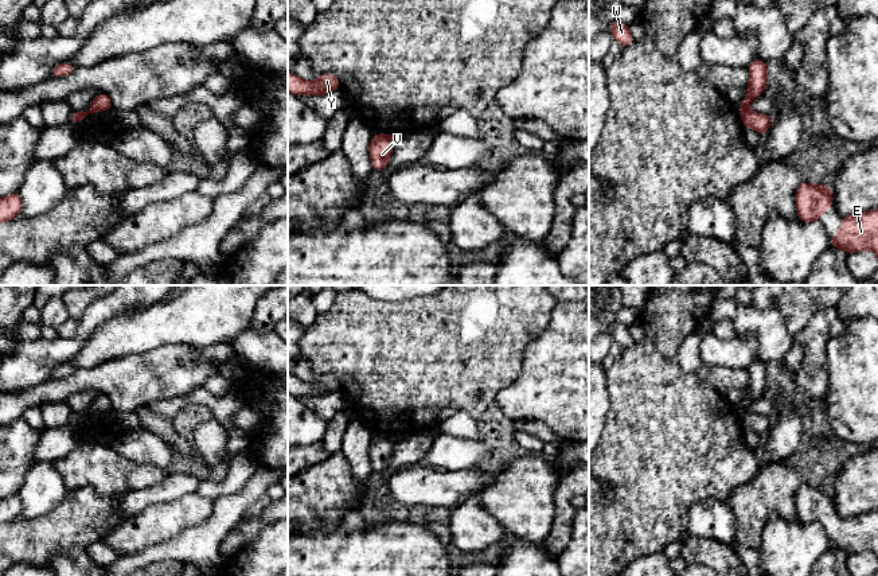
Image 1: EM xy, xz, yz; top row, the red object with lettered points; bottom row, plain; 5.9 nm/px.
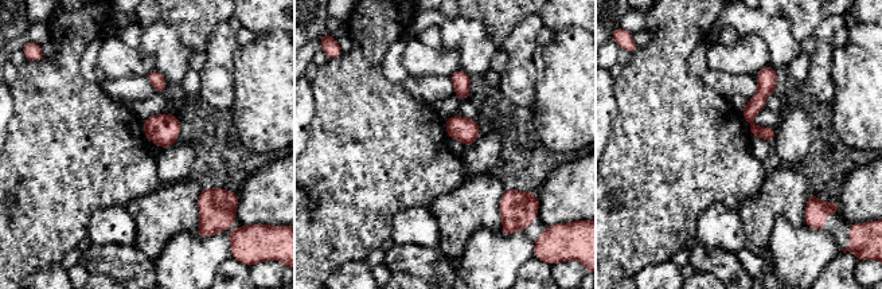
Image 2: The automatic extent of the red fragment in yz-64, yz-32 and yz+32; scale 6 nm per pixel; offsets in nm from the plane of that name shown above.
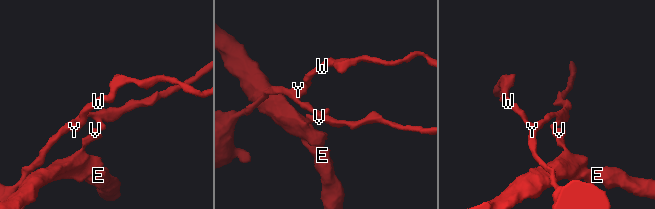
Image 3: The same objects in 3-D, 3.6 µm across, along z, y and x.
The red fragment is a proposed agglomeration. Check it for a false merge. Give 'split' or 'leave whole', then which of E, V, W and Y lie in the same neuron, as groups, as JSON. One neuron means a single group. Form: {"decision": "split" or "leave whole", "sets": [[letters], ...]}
{"decision": "split", "sets": [["E", "V"], ["W", "Y"]]}

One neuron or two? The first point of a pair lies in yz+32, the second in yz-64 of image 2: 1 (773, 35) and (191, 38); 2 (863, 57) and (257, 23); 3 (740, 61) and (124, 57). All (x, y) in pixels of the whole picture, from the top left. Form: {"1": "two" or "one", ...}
{"1": "two", "2": "two", "3": "one"}

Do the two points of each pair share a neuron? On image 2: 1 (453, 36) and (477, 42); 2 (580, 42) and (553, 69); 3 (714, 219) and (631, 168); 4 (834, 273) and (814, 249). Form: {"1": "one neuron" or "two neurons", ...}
{"1": "one neuron", "2": "one neuron", "3": "two neurons", "4": "two neurons"}

